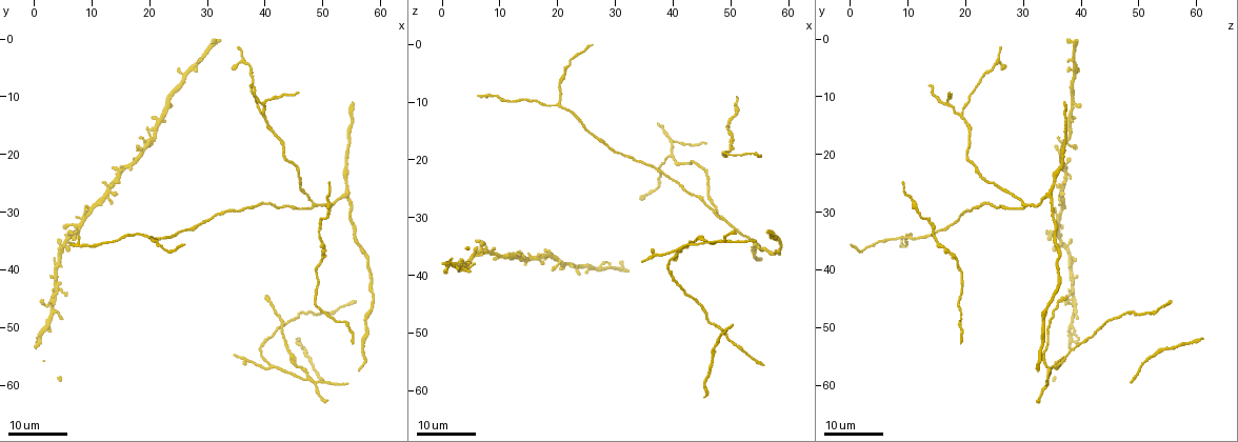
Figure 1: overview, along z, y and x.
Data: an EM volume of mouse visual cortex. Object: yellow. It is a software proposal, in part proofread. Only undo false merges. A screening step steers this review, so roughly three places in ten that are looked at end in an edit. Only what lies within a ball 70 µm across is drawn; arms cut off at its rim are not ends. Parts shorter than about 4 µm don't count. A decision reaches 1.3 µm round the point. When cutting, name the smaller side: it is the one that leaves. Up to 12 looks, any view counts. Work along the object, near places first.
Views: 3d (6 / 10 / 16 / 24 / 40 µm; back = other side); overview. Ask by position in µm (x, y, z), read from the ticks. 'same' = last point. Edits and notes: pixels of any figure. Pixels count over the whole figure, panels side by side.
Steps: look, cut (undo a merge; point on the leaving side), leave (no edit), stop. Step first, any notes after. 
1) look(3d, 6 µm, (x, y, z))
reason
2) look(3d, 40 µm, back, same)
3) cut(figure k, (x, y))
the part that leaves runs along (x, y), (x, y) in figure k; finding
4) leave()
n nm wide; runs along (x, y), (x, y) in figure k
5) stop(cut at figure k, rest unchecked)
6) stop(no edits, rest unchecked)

look(3d, 16 µm, (50.0, 48.0, 51.0))

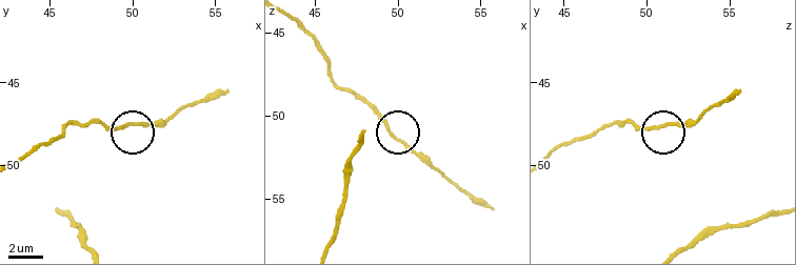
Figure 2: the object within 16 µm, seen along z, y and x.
look(3d, 6 µm, (49.6, 47.7, 50.9))

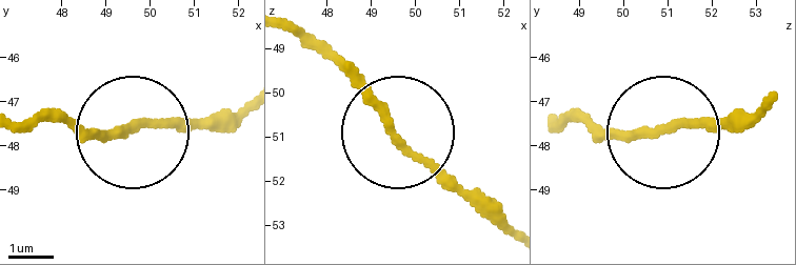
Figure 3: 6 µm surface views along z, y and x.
leave()
all the same cell

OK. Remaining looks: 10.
look(3d, 16 µm, (47.0, 58.5, 34.0))

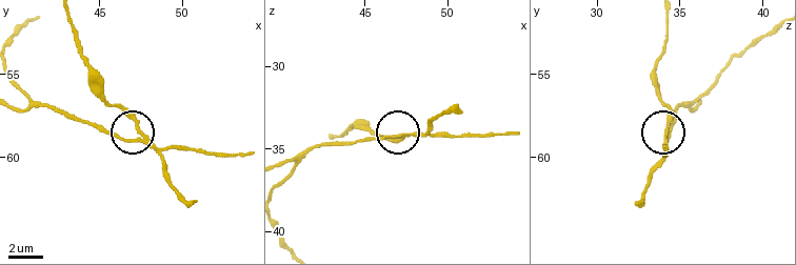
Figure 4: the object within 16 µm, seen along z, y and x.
look(3d, 6 µm, (47.4, 58.7, 34.1))

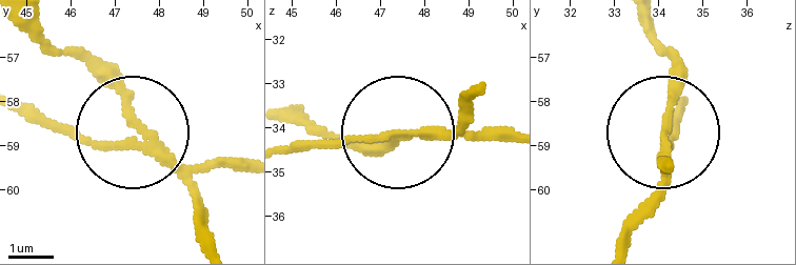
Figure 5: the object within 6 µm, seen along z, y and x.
cut(figure 5, (201, 210))
170 nm wide; the part that leaves runs along (176, 159), (43, 27) in figure 5; two cells meet here

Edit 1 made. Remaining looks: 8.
look(3d, 24 µm, (40.5, 56.5, 36.0))
three arms meet

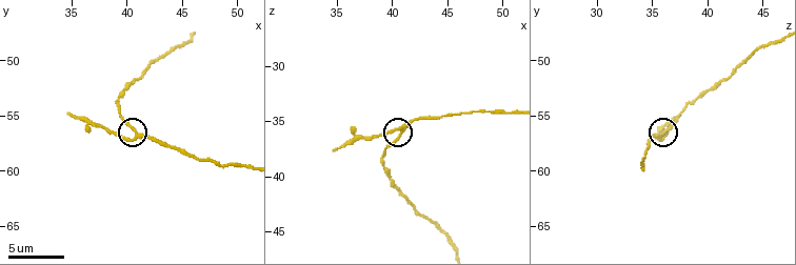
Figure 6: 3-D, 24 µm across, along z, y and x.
look(3d, 6 µm, (40.8, 57.0, 35.8))
closer look

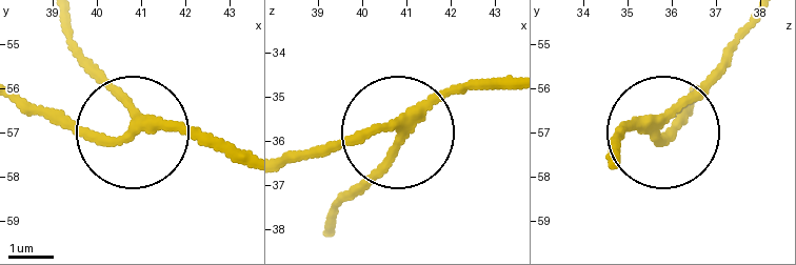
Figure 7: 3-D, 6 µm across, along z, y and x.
leave()
240 nm wide; continuous, no second cell

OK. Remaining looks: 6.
look(3d, 24 µm, (25.0, 33.5, 14.0))
thick turns thin

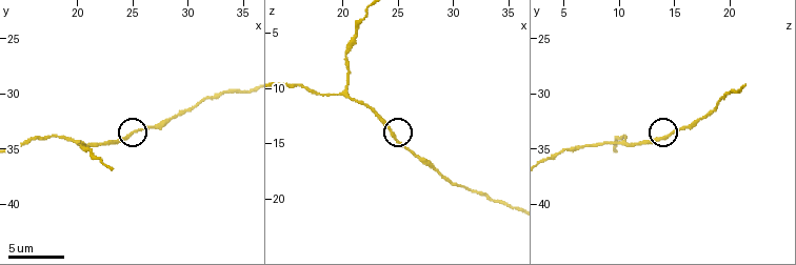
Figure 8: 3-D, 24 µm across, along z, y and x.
look(3d, 6 µm, (24.6, 33.6, 14.4))

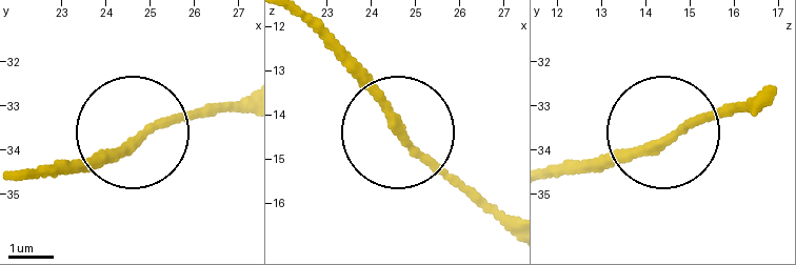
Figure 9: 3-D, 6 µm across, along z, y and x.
leave()
runs along (510, 232), (408, 146), (385, 101), (310, 25) in figure 9; one cell here

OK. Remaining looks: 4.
look(3d, 6 µm, (20.2, 34.4, 10.4))
three arms meet

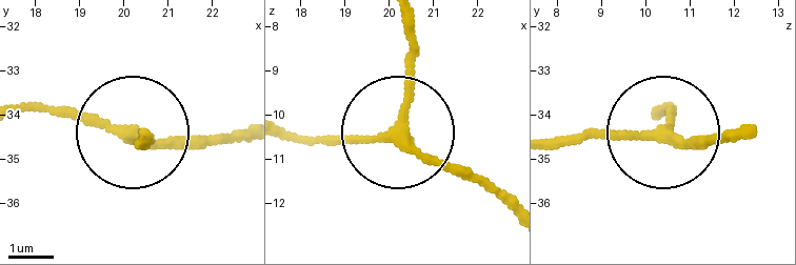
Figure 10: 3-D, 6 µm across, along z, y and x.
leave()
3 arms; runs along (740, 127), (714, 139), (650, 127), (549, 139) in figure 10; one cell here

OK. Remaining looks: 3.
look(3d, 16 µm, (54.0, 27.5, 35.0))
branch point

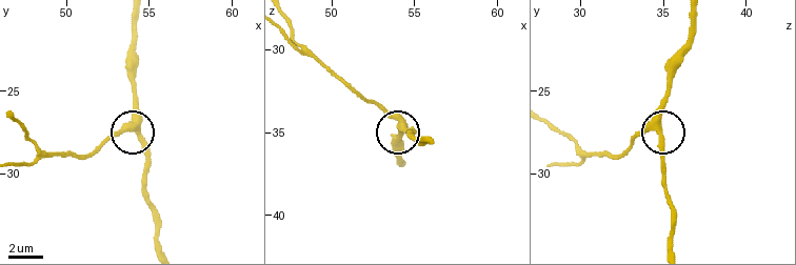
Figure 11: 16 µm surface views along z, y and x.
look(3d, 6 µm, (54.5, 27.2, 34.7))

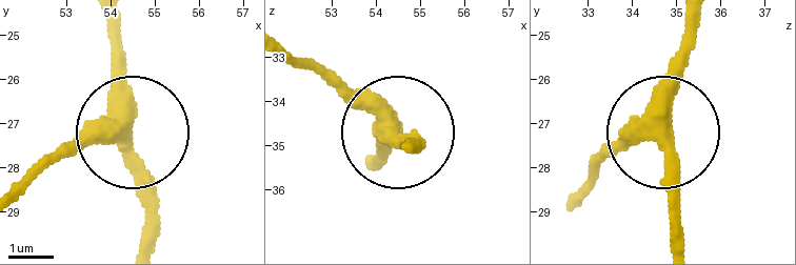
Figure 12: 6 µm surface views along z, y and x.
leave()
side arm 17 µm; runs along (583, 186), (658, 129), (685, 20) in figure 12; continuous, no second cell

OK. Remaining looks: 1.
stop(cut at figure 5, rest unchecked)

